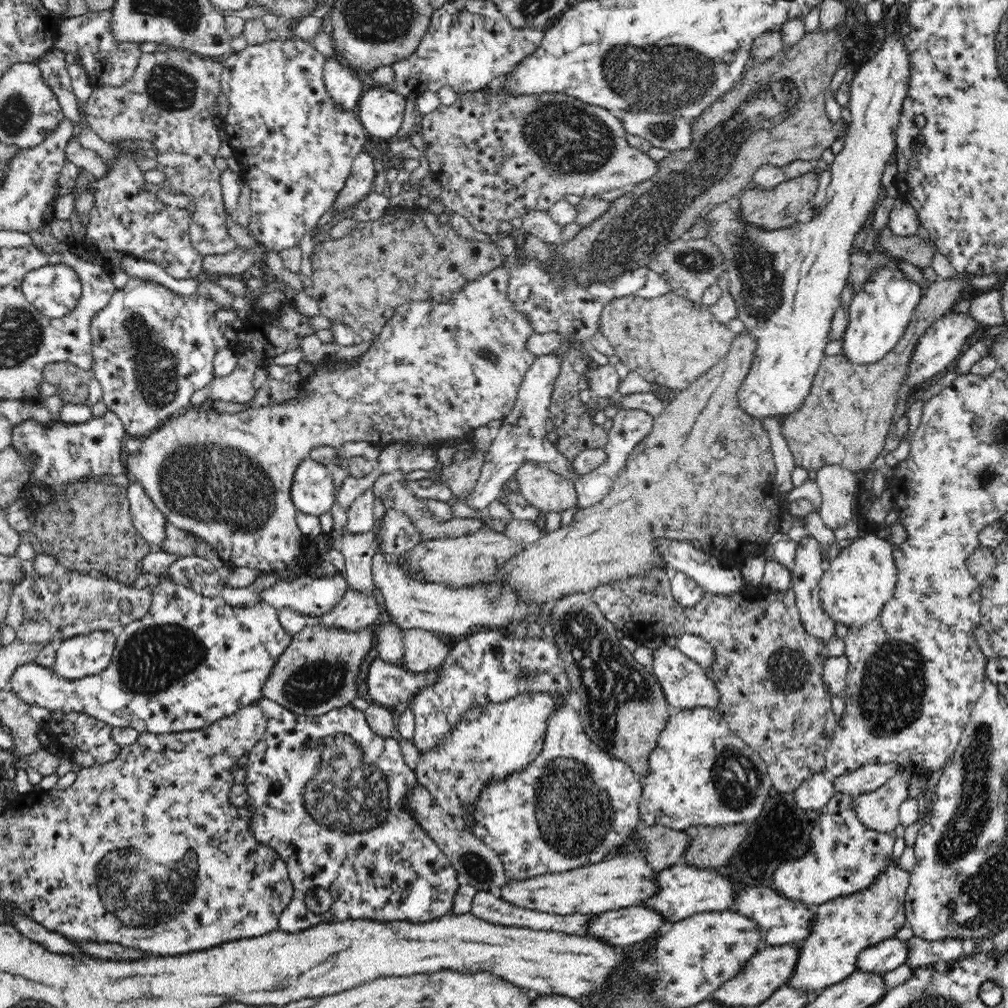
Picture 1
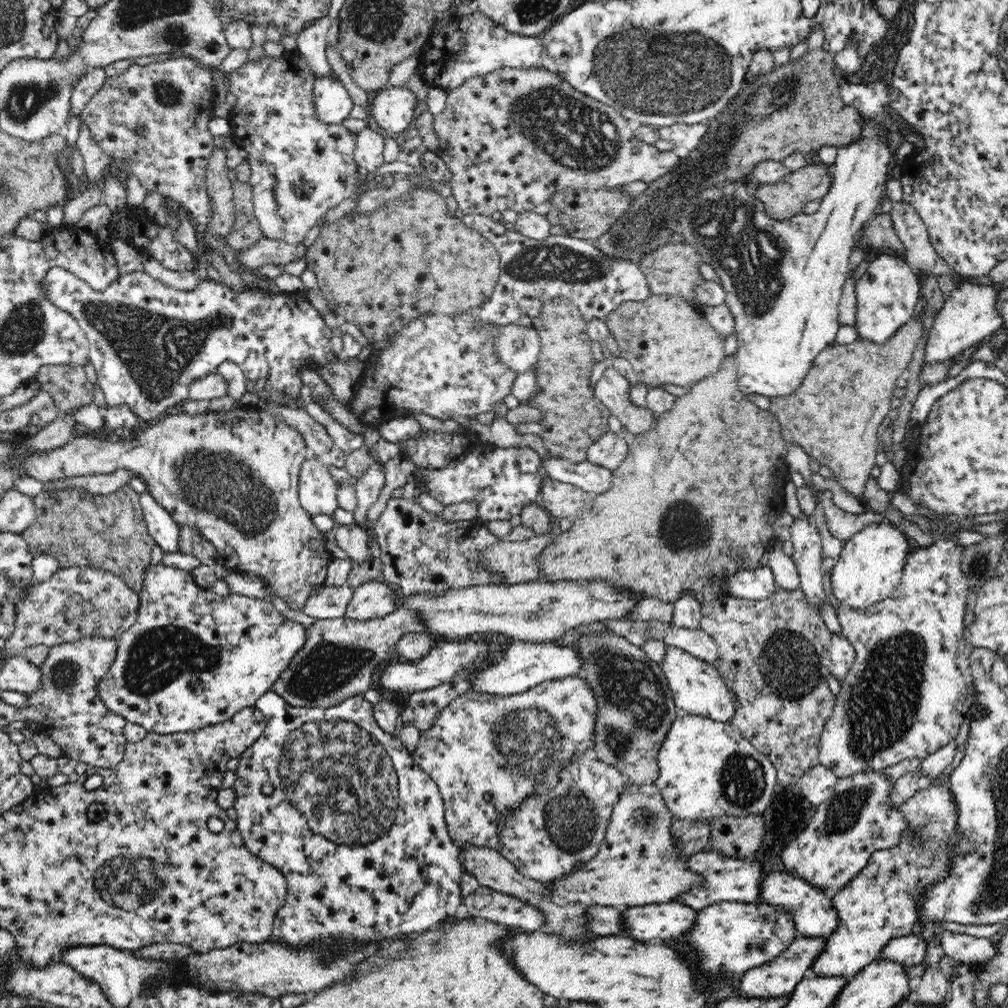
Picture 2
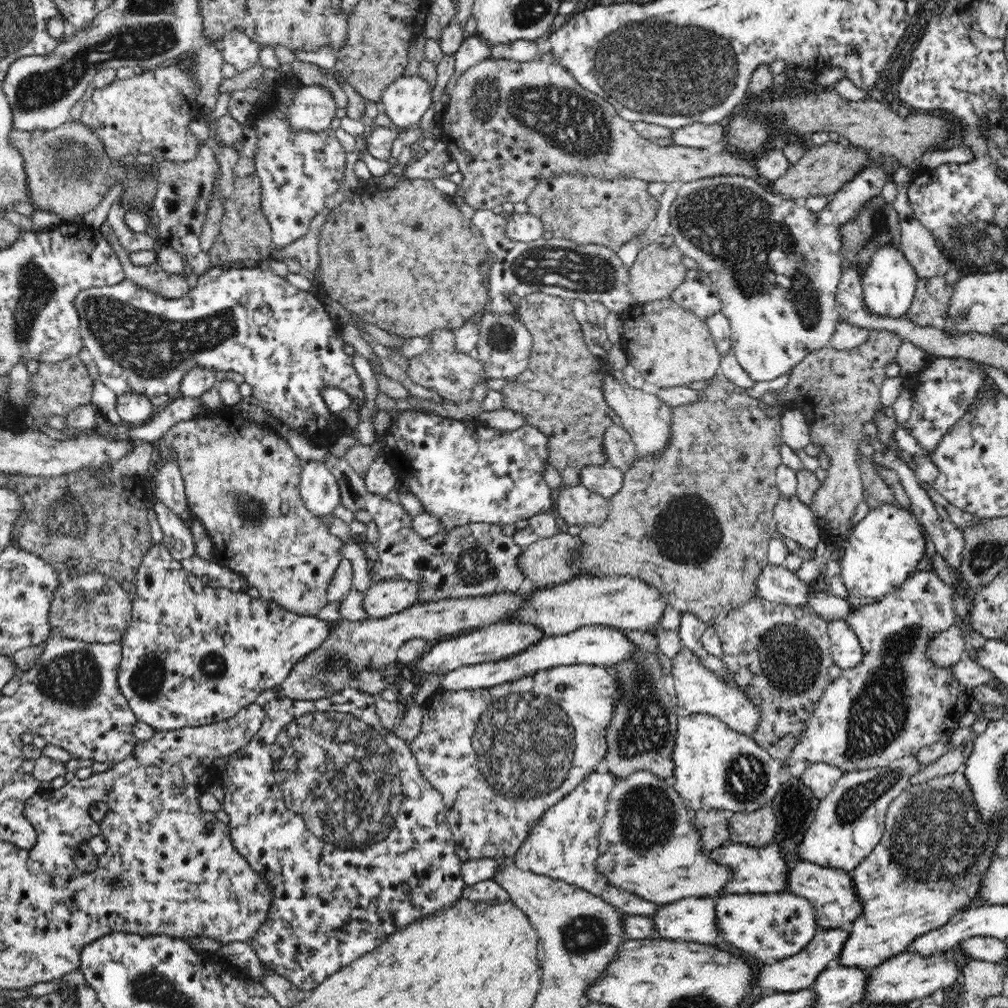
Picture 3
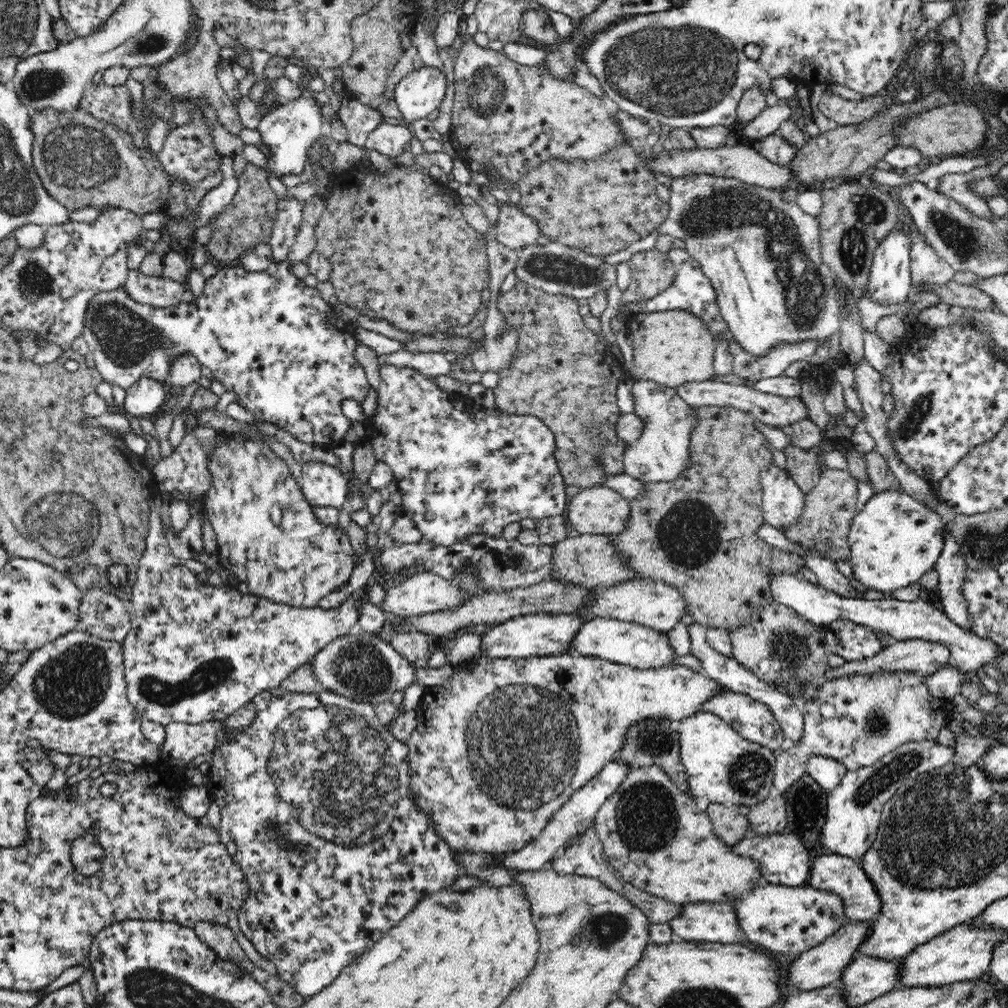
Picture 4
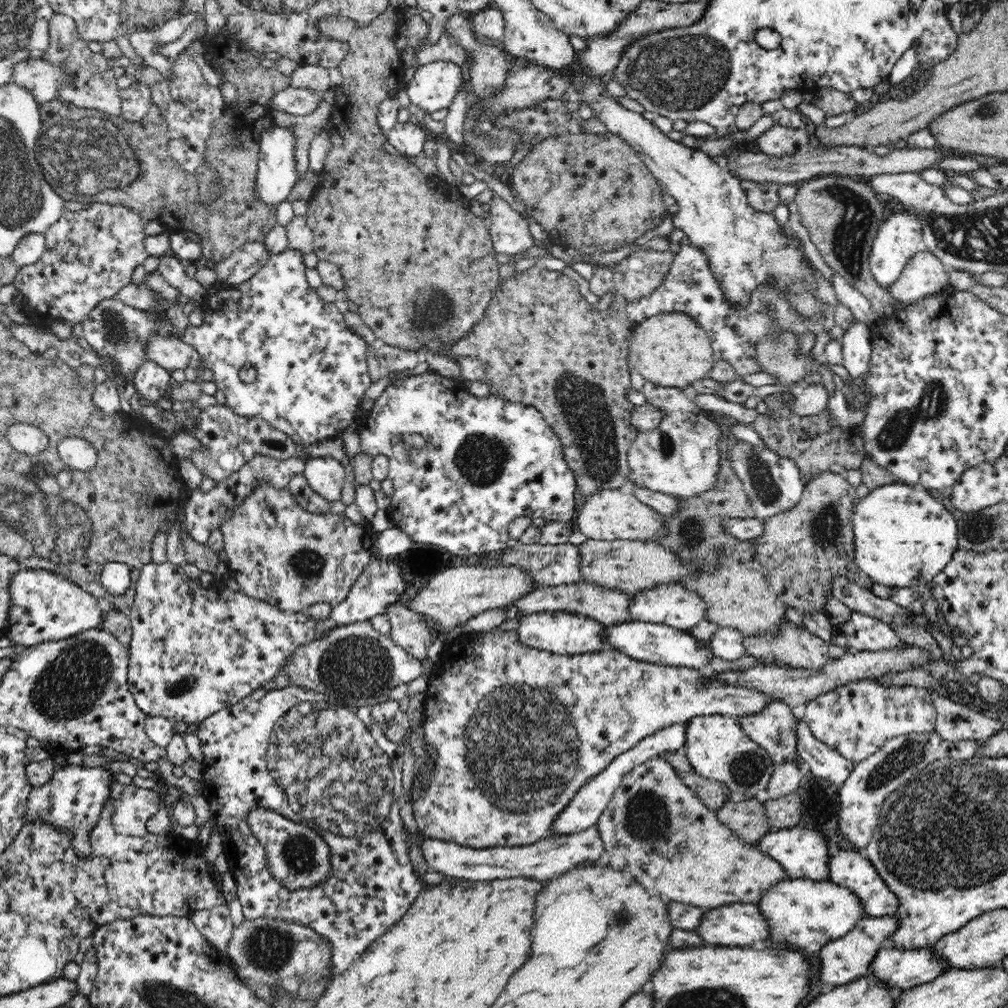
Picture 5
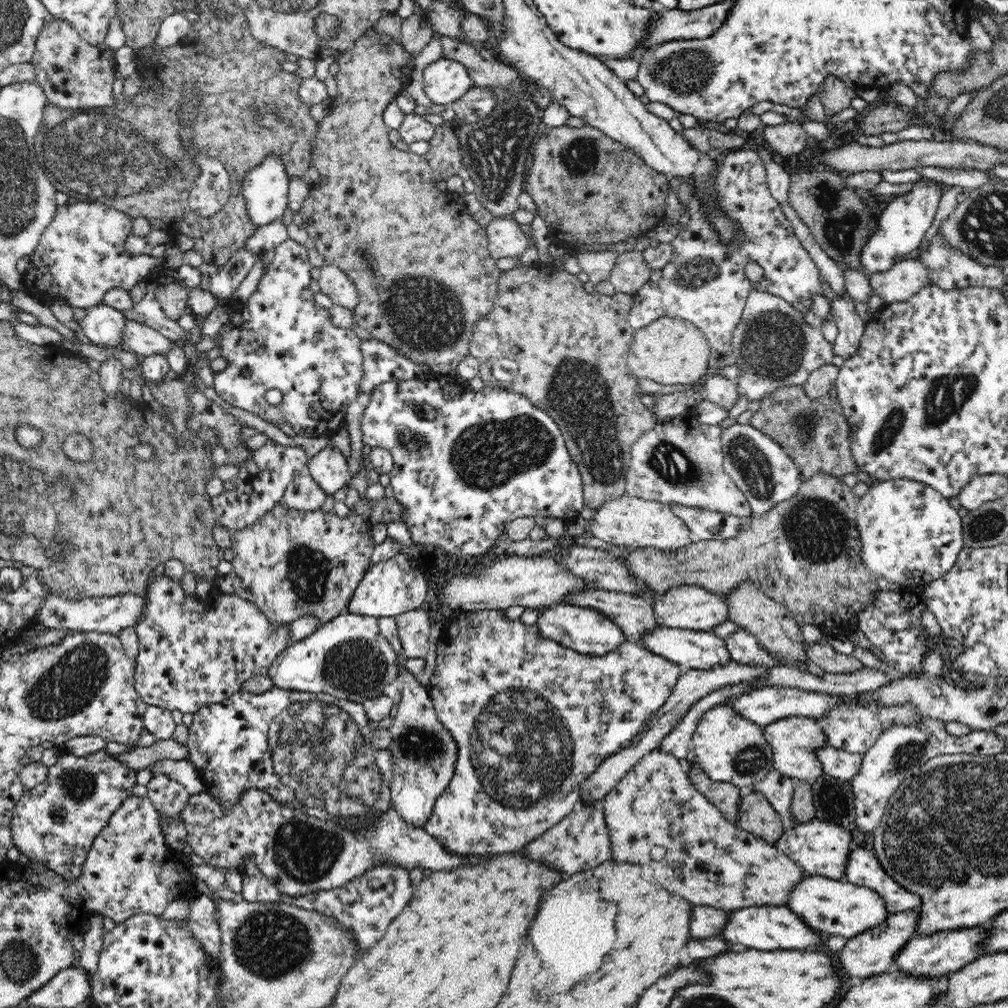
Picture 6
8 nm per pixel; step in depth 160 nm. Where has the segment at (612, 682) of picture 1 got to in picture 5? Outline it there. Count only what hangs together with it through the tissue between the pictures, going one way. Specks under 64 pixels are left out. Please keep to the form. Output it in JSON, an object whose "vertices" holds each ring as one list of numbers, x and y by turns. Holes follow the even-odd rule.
{"vertices":[[683,748,660,752,658,757,668,761,674,767,682,783,692,789,698,795,698,799,712,811,716,811,716,808,720,808,728,801,730,789,724,783,708,780,696,773,690,766]]}

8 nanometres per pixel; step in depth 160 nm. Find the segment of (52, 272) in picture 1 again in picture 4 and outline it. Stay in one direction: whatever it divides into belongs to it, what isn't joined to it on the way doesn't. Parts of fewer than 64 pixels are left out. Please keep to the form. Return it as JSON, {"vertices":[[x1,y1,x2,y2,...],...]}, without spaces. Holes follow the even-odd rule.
{"vertices":[[274,261,266,270,252,272,240,264,220,265,215,275,206,279,202,294,176,306,150,306,130,298,123,287,98,292,88,300,82,336,95,360,95,368,104,382,126,390,142,378,157,380,169,387,173,360,192,354,210,368,216,380,237,394,237,402,257,418,275,424,300,442,331,448,343,441,352,421,340,409,340,402,350,398,362,405,370,386,362,366,354,359,359,342,354,324,345,323,321,297,316,287,308,287,290,273,288,261]]}

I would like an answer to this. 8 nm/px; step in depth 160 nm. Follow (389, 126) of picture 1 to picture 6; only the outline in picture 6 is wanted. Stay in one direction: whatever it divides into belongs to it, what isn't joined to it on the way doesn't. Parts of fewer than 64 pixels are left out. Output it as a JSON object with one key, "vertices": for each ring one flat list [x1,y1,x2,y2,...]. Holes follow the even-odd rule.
{"vertices":[[444,57,426,66,422,80,426,97,434,105,451,106,473,88,466,67,457,60]]}

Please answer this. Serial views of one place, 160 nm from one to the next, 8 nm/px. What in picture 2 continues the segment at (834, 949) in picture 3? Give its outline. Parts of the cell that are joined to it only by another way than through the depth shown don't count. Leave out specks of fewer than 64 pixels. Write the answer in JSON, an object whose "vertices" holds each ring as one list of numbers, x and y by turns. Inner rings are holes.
{"vertices":[[800,937,794,939,786,950,782,950,774,960,756,966,747,970,742,974,740,982,737,987,734,987,734,991,738,992,738,997,757,998,757,999,769,999,783,997,784,995,794,992,794,986,808,975,812,962,816,960,816,956,824,950,824,944,826,944,826,937]]}

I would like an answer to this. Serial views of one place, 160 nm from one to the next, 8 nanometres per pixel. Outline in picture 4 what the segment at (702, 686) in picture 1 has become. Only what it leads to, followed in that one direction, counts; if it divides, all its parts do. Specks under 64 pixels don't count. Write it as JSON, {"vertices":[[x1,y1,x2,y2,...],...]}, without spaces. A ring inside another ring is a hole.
{"vertices":[[720,686,720,690,710,696,707,702,701,707,702,712,708,712,718,716,726,724,729,724,736,732,750,742,773,749,773,752,780,751,780,744,784,738,778,721,774,719,772,712,766,704,756,702,745,694,740,694]]}

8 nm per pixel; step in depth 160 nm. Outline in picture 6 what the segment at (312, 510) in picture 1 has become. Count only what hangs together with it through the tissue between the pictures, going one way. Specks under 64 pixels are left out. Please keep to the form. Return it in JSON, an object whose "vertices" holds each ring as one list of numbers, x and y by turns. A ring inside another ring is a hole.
{"vertices":[[326,446,309,457,306,472,327,495,334,495,352,477,348,464,337,448]]}

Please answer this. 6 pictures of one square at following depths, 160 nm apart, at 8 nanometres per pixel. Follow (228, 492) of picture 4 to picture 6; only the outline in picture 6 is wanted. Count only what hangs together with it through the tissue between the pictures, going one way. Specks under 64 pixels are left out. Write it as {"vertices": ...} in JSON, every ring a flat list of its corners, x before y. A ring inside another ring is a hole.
{"vertices":[[280,501,250,526,232,532,230,544,234,558,230,575,235,594,256,604,272,624,289,624,302,615,314,615,326,624,347,611,356,588,373,566,371,556,375,545,371,530,372,524,356,512,338,517,333,511,297,511]]}

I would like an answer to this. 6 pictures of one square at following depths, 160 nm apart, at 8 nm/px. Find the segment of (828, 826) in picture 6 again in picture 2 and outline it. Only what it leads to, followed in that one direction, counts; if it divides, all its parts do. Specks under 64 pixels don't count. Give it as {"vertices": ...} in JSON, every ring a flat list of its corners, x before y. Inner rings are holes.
{"vertices":[[703,851,686,860,686,867,692,873,696,873,702,877,698,884,692,884,688,891,678,894,672,901,680,903,680,905,692,907,694,910,702,910,711,904,721,902,744,902,755,903,759,901,760,880,764,876,760,874,760,864,758,862,750,862,750,860,727,858,716,852]]}

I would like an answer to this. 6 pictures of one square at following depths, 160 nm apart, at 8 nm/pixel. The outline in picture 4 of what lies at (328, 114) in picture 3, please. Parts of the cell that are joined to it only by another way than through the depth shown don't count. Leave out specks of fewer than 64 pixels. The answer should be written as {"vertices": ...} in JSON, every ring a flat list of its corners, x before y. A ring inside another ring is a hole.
{"vertices":[[304,94,299,98,280,104,266,114,258,126,262,135,262,141,272,152,270,158,270,170,281,177,283,174,298,175,305,170,307,162,307,150,321,136,321,128,324,123,322,108,324,104,315,98]]}

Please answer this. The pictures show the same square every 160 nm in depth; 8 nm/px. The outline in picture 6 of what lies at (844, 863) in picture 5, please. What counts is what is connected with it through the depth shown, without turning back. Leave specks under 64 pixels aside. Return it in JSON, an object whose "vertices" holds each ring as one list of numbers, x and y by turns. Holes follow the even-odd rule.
{"vertices":[[858,844,853,846,846,862,844,880,876,891,884,901,888,914,916,911,920,906,920,897,906,891,888,876,869,846,858,846]]}

